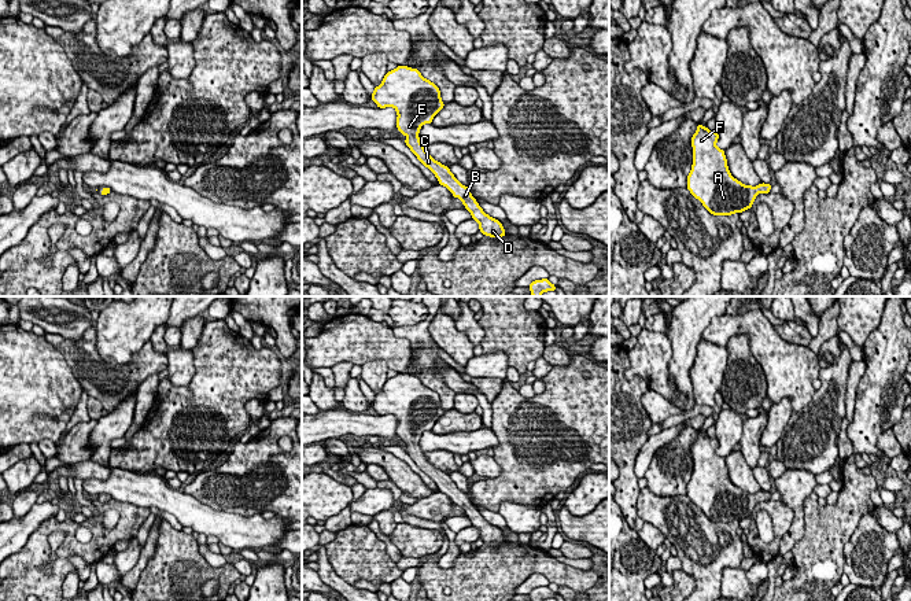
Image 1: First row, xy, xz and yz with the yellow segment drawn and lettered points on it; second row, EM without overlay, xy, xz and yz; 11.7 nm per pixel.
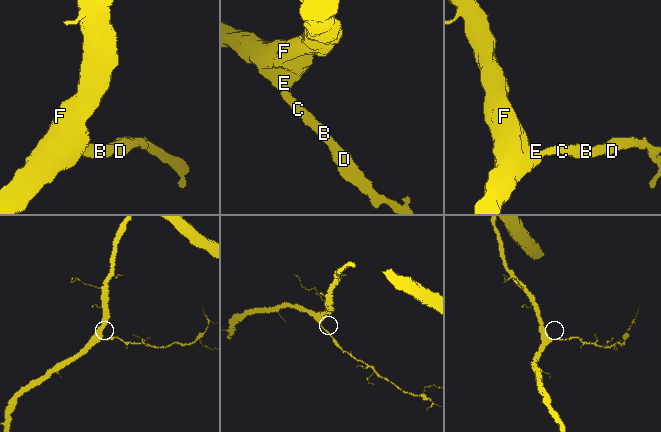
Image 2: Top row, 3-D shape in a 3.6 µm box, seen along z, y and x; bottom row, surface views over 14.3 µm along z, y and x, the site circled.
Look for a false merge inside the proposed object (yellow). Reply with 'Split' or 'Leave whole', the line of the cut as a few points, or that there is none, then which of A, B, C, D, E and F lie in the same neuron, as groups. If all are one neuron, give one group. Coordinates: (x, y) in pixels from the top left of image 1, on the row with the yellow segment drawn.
Leave whole. No split. Groups: A B C D E F

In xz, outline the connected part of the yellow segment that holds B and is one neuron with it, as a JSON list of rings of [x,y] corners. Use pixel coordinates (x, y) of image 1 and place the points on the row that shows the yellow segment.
[[[398,66],[387,71],[370,97],[379,108],[397,110],[397,128],[406,137],[406,145],[435,174],[440,185],[462,200],[472,220],[479,222],[479,231],[490,237],[505,236],[502,224],[483,211],[471,189],[462,185],[447,166],[435,161],[418,139],[421,126],[432,123],[434,117],[445,107],[438,85],[425,80],[417,69]]]

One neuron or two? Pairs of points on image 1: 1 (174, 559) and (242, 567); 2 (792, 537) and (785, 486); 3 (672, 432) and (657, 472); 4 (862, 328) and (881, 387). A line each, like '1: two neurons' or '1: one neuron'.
1: two neurons
2: one neuron
3: two neurons
4: two neurons

